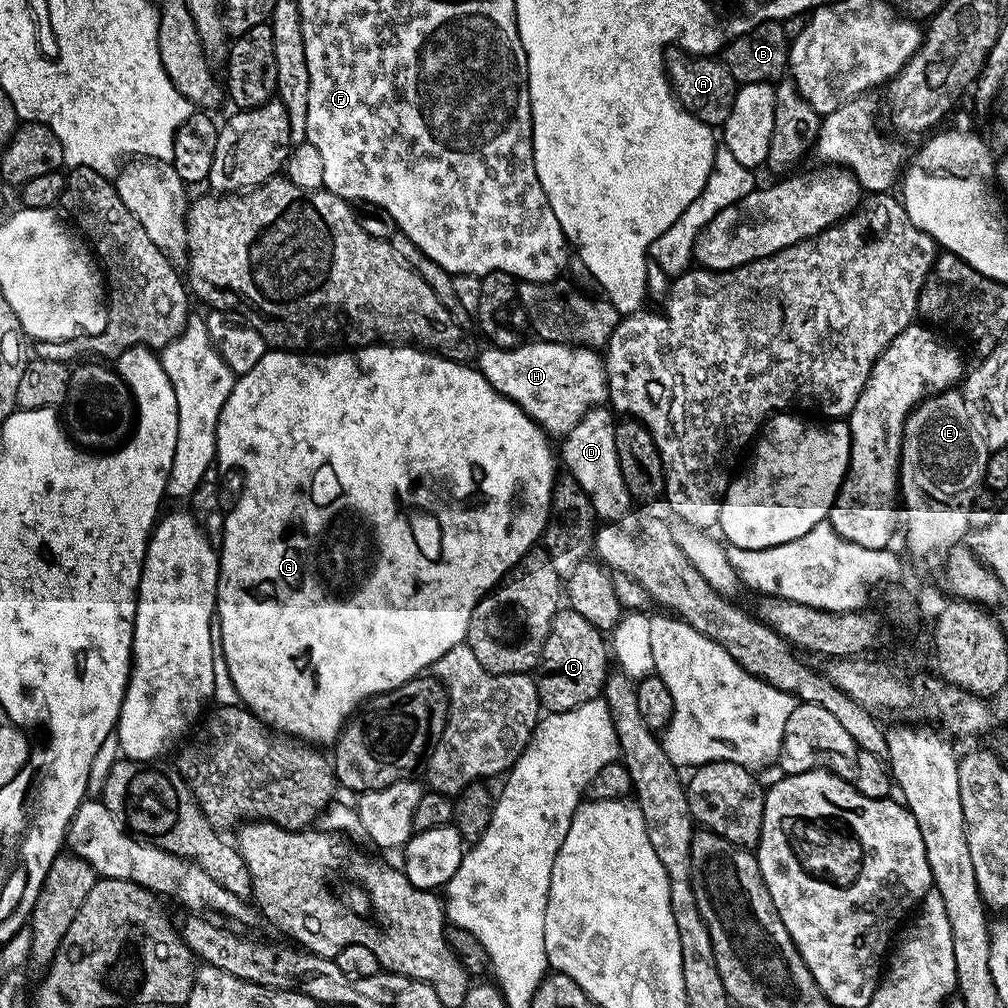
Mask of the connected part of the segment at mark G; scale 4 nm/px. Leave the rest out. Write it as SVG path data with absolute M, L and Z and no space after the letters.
M373 344L367 348L357 348L355 350L336 350L325 355L323 357L325 360L320 360L317 364L312 360L307 360L309 357L304 354L297 356L288 354L283 358L285 360L278 361L276 368L260 366L251 374L241 375L233 383L230 398L226 398L226 406L222 406L218 418L218 430L216 431L217 461L221 465L223 463L233 464L234 467L241 468L244 471L244 489L241 490L236 505L232 509L229 507L224 517L224 536L218 545L220 577L216 587L216 614L214 619L220 623L220 629L222 630L222 654L226 658L226 670L230 670L234 690L238 690L243 707L247 711L253 712L262 723L267 724L269 729L275 730L277 733L299 738L312 746L321 746L320 744L332 746L340 737L340 732L344 729L344 724L349 716L364 701L369 700L371 696L389 692L406 682L417 679L425 670L431 669L436 660L442 658L442 654L446 654L446 650L450 650L450 646L465 643L468 634L468 623L476 603L483 598L485 592L491 592L508 575L508 571L543 537L552 510L552 486L558 479L558 471L556 472L558 460L554 455L554 448L548 445L550 443L548 433L539 424L535 424L515 402L506 399L502 393L496 392L494 386L490 386L490 382L486 382L483 371L476 369L475 372L475 367L456 364L452 360L444 359L439 354L421 350L416 346L385 346L383 344Z

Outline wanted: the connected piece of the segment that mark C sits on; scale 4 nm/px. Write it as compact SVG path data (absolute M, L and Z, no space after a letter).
M564 606L556 613L542 646L538 673L535 677L541 709L545 713L565 712L582 706L582 702L597 699L603 693L606 671L604 663L610 660L610 648L605 633L600 632L582 614Z

